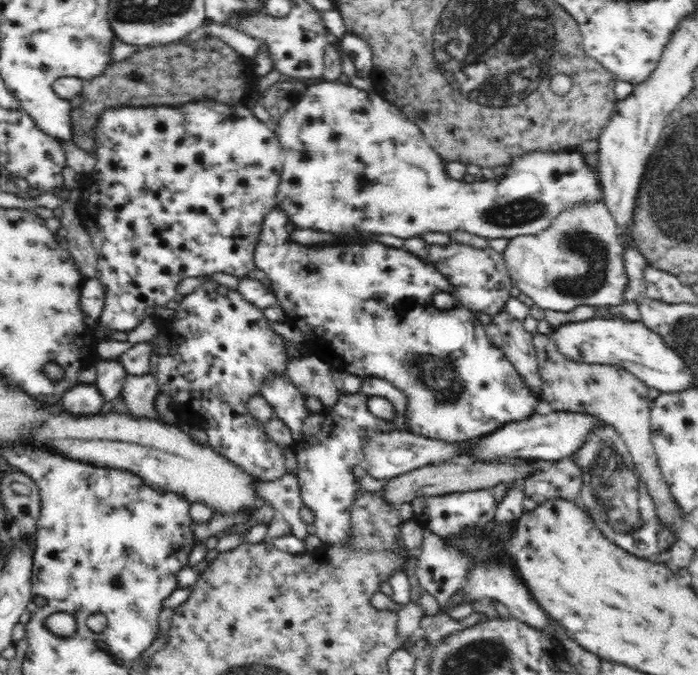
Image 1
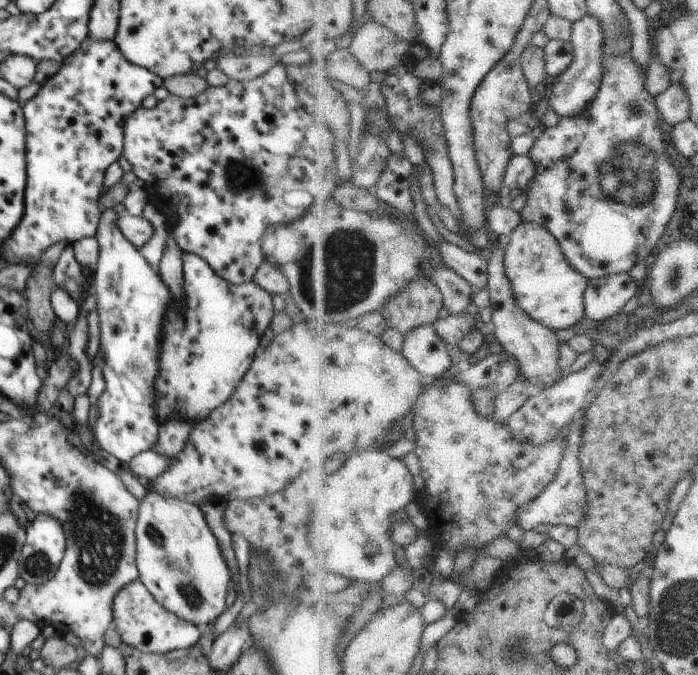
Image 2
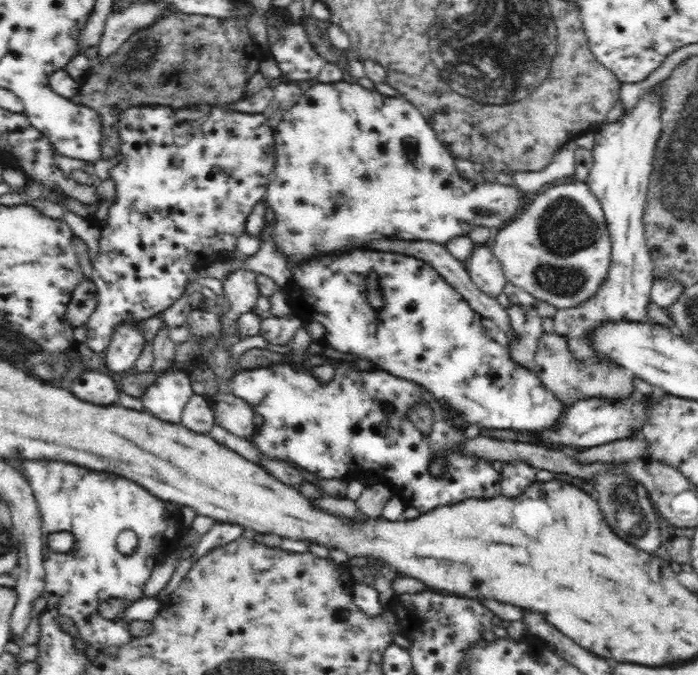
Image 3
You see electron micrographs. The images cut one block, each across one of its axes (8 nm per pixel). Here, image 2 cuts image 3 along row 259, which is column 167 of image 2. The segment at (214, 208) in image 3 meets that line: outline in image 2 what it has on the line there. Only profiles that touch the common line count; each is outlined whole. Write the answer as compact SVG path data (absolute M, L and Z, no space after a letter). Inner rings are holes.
M296 55L282 58L272 68L269 68L266 74L254 78L254 80L248 80L248 82L229 80L228 84L224 84L224 86L209 86L202 94L195 97L180 98L169 93L167 98L158 101L155 107L148 109L142 106L140 109L134 110L134 113L125 119L123 156L132 166L131 170L137 178L144 181L145 189L151 197L152 204L166 217L167 229L172 230L178 248L182 250L182 253L195 254L203 258L218 276L221 276L230 284L241 285L253 280L258 267L266 260L263 251L263 235L266 229L270 226L294 222L294 220L302 218L310 207L327 206L332 200L332 194L336 192L336 188L342 182L337 161L336 136L334 136L332 128L326 124L326 118L324 118L324 124L318 124L318 118L312 118L302 108L296 96L296 77L308 61L310 60L297 58Z

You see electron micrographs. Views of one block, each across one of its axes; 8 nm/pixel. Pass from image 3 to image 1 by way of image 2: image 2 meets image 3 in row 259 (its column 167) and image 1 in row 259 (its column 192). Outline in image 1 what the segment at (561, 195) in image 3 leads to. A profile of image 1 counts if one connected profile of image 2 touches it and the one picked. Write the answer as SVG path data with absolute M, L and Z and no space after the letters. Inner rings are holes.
M602 200L582 202L562 210L546 230L510 238L503 257L511 282L521 290L523 298L529 298L549 312L570 312L582 305L625 304L624 292L629 278L616 228L617 222Z

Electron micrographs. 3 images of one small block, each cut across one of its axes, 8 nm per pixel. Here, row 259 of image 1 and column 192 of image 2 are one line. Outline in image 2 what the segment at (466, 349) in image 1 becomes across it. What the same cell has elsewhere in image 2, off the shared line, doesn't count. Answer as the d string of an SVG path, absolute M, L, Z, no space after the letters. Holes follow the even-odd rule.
M182 253L184 297L180 302L172 300L166 312L166 324L164 324L164 340L162 340L162 354L160 354L160 374L156 378L156 390L160 400L156 398L156 414L159 426L168 420L168 414L182 414L186 422L202 422L210 418L210 414L225 405L230 396L234 394L238 384L244 378L255 359L256 349L264 331L270 327L272 317L283 307L275 297L268 294L261 286L253 280L241 285L230 284L221 276L218 276L208 262L195 254Z

